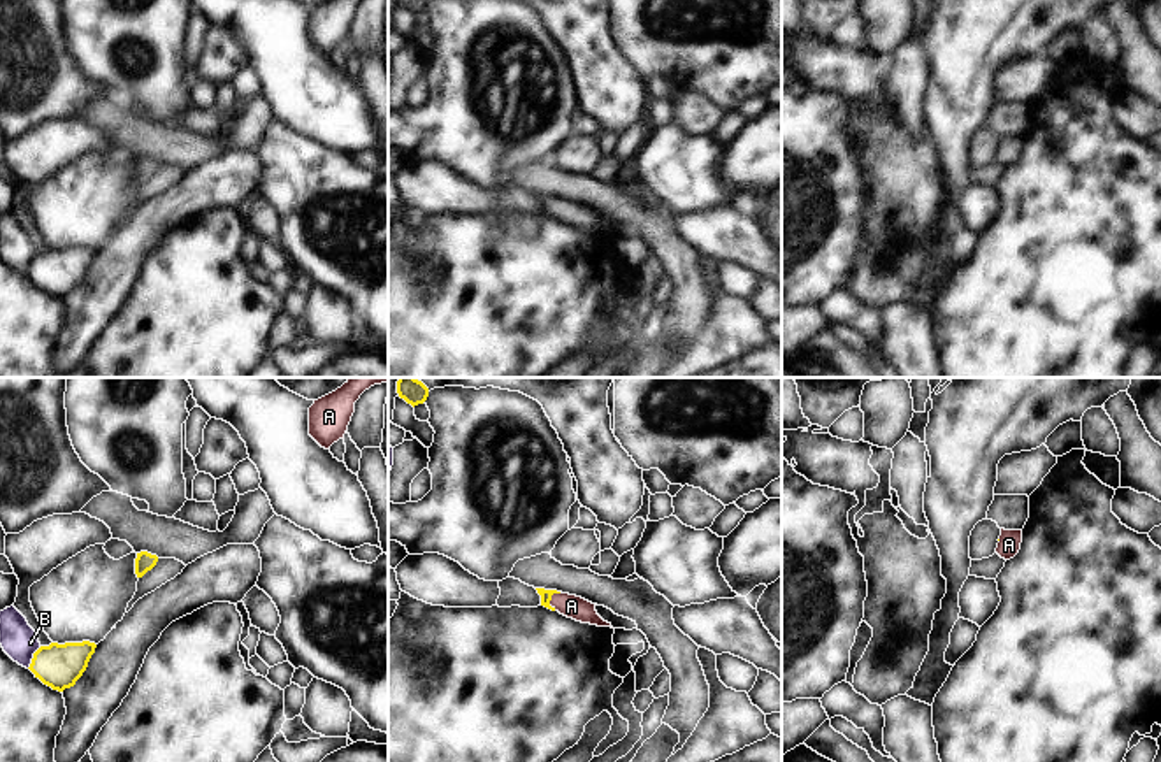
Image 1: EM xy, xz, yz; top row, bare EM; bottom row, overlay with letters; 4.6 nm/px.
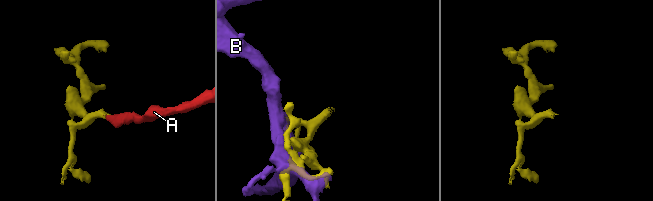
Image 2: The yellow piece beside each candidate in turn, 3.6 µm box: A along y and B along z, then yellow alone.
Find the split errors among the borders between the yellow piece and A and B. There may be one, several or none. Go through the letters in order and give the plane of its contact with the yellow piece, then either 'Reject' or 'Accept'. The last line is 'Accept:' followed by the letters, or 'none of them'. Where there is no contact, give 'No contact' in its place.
A: Touches yellow in xz. Accept
B: Touches yellow in xy. Reject
Accept: A.

